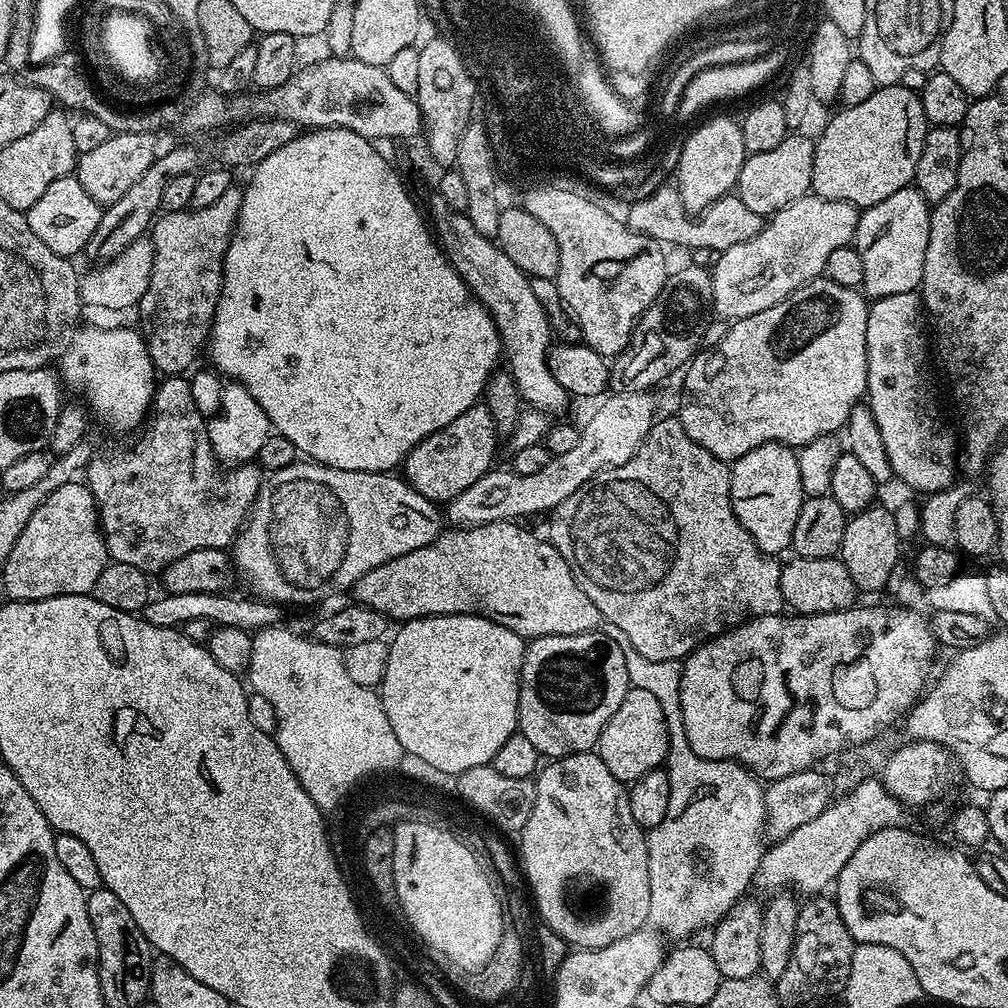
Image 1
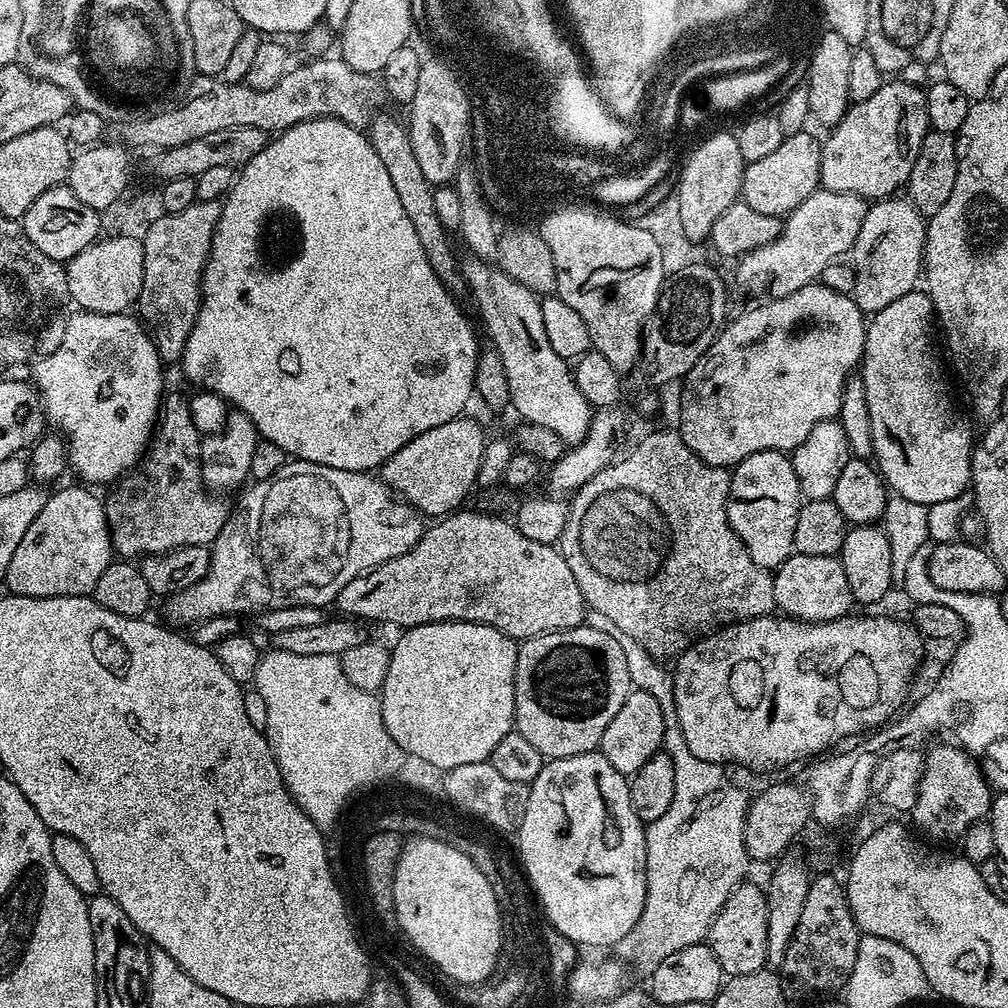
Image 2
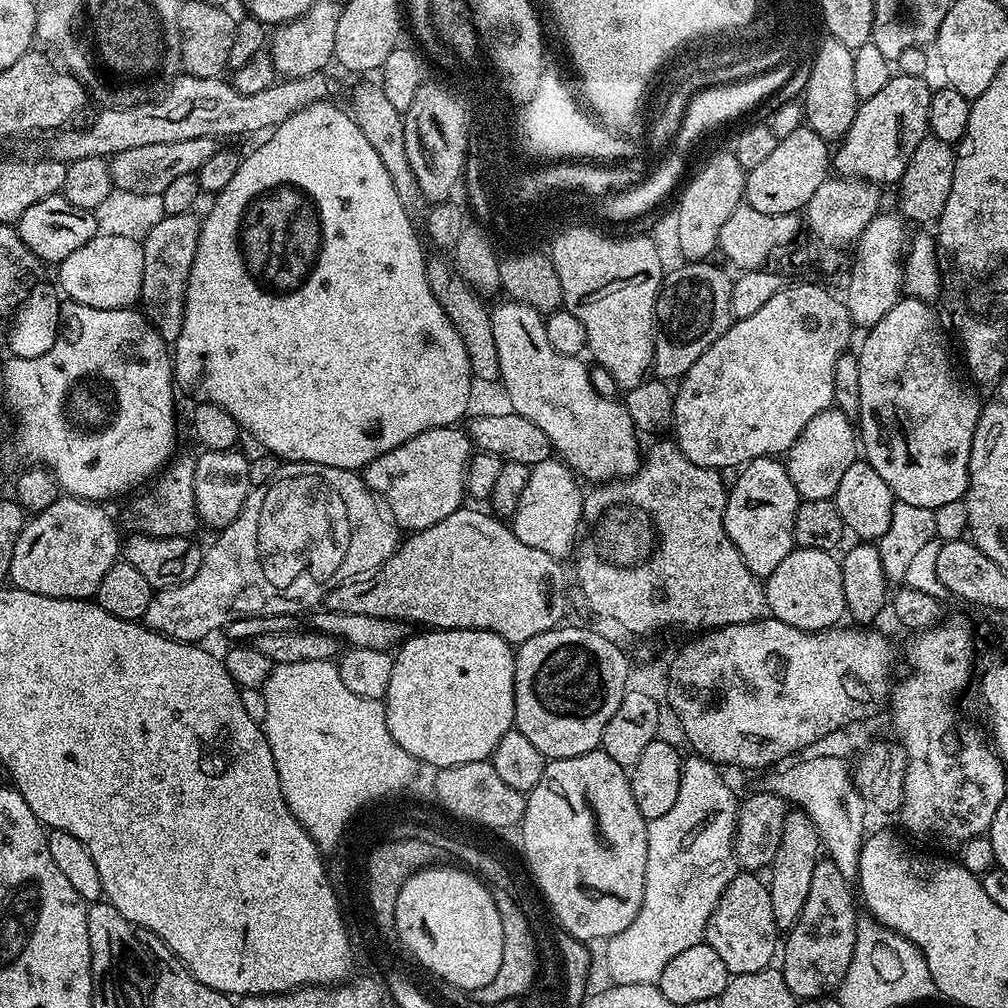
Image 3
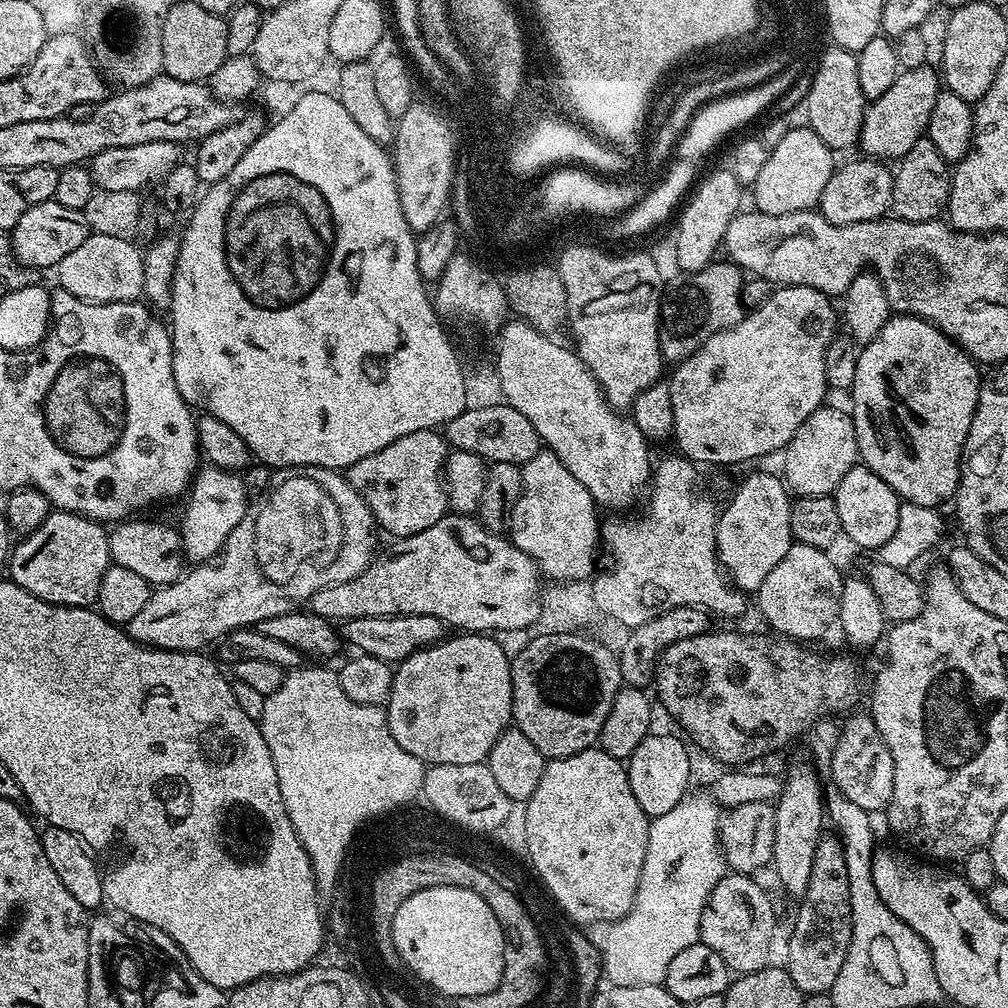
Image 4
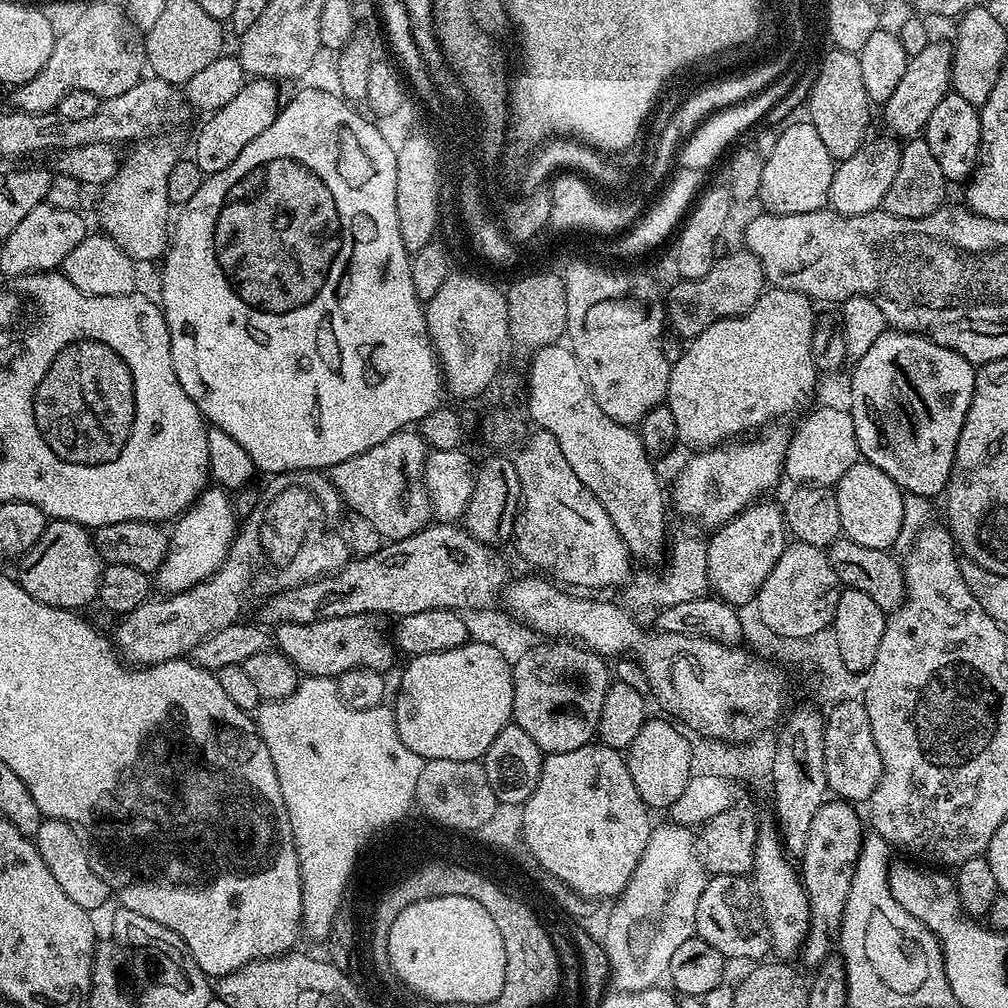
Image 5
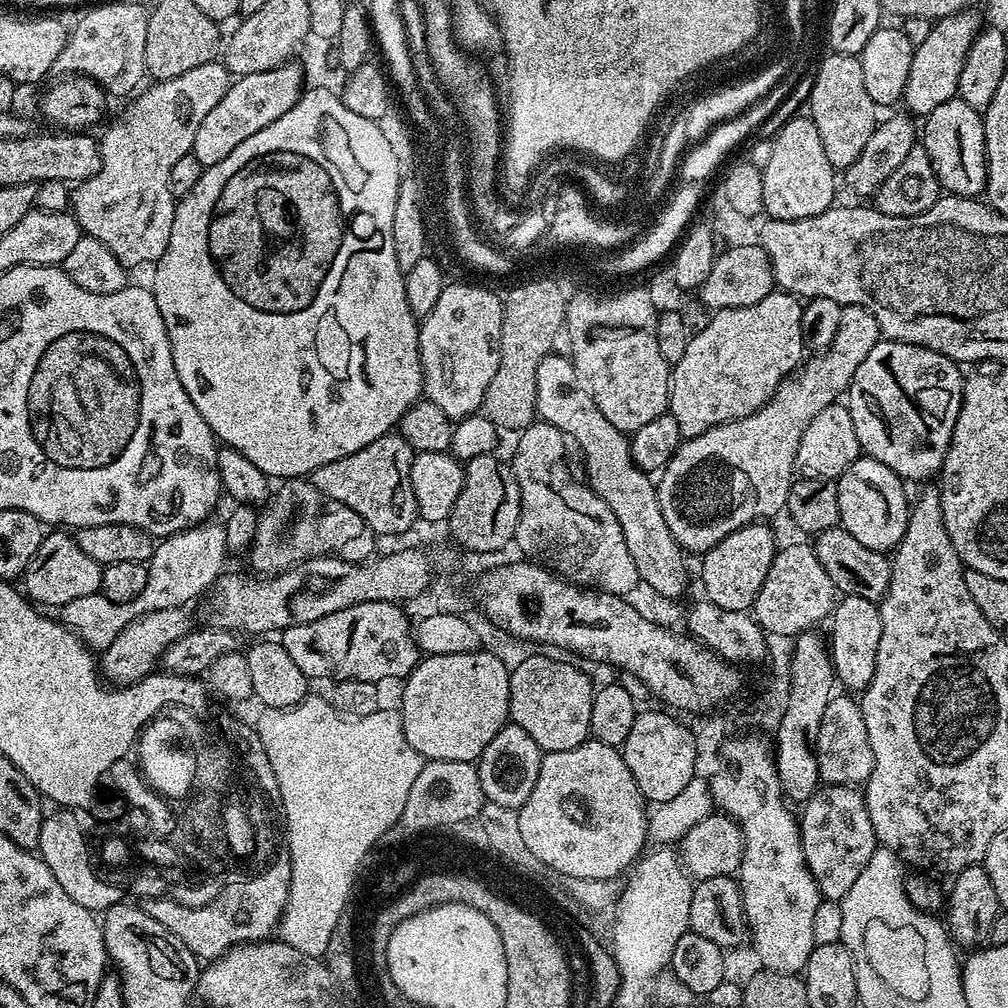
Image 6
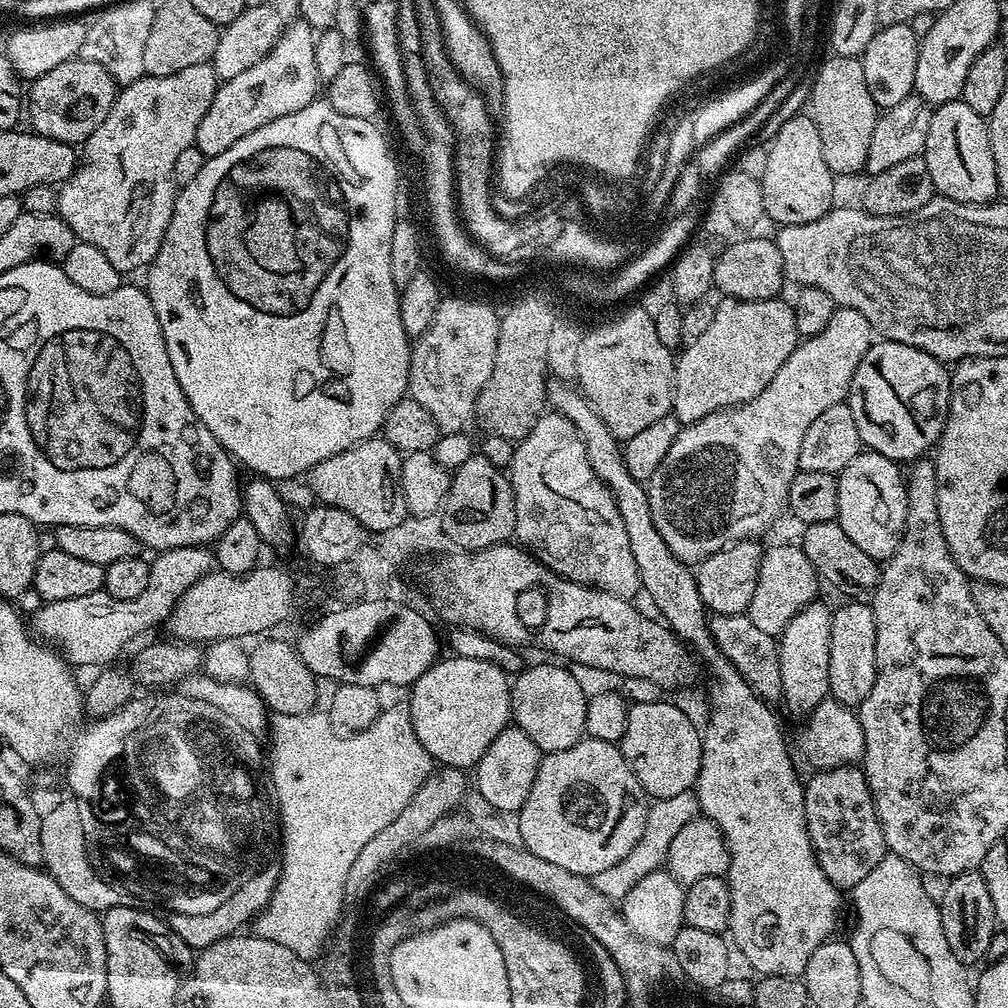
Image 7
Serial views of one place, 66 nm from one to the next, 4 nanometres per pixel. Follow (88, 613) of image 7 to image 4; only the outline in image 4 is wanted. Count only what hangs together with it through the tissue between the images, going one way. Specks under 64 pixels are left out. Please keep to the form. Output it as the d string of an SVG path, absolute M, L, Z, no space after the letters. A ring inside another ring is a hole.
M201 467L192 478L187 500L184 521L178 524L187 559L192 562L211 560L218 555L226 538L230 538L230 530L242 522L248 509L250 497L244 489L243 475L227 472L225 468Z

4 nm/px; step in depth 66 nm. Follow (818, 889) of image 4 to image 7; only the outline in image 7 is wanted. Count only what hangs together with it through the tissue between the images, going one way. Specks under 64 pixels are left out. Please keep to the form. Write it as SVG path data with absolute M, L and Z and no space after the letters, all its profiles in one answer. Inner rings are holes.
M851 764L816 770L811 774L813 776L804 784L810 842L826 878L830 878L836 888L851 890L874 870L874 866L878 866L878 862L882 862L884 856L889 855L868 779L864 777L863 767Z

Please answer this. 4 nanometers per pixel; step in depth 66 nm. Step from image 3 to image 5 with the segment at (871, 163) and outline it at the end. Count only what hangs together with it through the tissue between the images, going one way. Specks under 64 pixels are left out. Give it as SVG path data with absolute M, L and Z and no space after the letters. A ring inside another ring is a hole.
M929 42L926 50L922 50L922 54L911 57L906 66L906 74L902 74L902 82L898 82L898 86L894 89L894 94L890 94L890 98L882 106L884 112L884 124L889 128L891 135L896 138L916 138L923 133L924 124L930 118L930 114L934 114L934 109L938 107L938 102L942 102L942 98L947 96L952 87L952 46L951 43L936 44Z

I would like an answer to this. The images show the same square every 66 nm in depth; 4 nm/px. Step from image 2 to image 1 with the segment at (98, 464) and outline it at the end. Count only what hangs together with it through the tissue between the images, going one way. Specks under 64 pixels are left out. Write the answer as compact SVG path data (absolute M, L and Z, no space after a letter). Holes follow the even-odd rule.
M135 327L82 328L71 337L59 357L58 375L61 381L67 387L69 384L74 391L81 392L83 403L90 409L91 415L95 419L97 416L104 424L112 424L114 431L139 429L149 415L152 395L156 393L158 383L158 372L152 367L148 343Z

